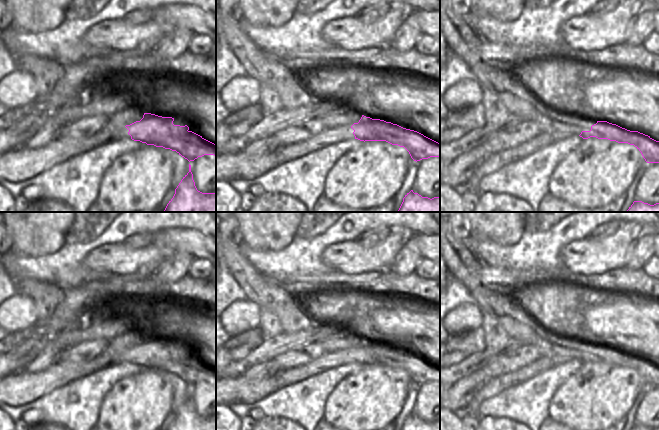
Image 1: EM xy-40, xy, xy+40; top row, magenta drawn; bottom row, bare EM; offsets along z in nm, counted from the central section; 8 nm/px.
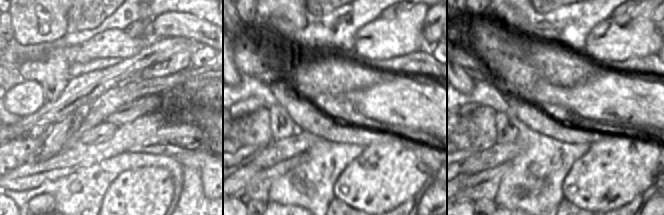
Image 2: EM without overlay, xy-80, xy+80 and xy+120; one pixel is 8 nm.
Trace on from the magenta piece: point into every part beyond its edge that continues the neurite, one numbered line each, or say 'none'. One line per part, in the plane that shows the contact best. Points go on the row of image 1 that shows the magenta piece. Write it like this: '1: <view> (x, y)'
none

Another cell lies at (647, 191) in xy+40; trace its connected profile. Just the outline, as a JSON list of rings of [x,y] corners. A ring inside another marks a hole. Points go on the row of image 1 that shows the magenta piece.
[[[647,163],[635,190],[635,201],[659,203],[659,163]]]

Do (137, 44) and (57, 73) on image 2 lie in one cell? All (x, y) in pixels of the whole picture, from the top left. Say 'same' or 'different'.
same

